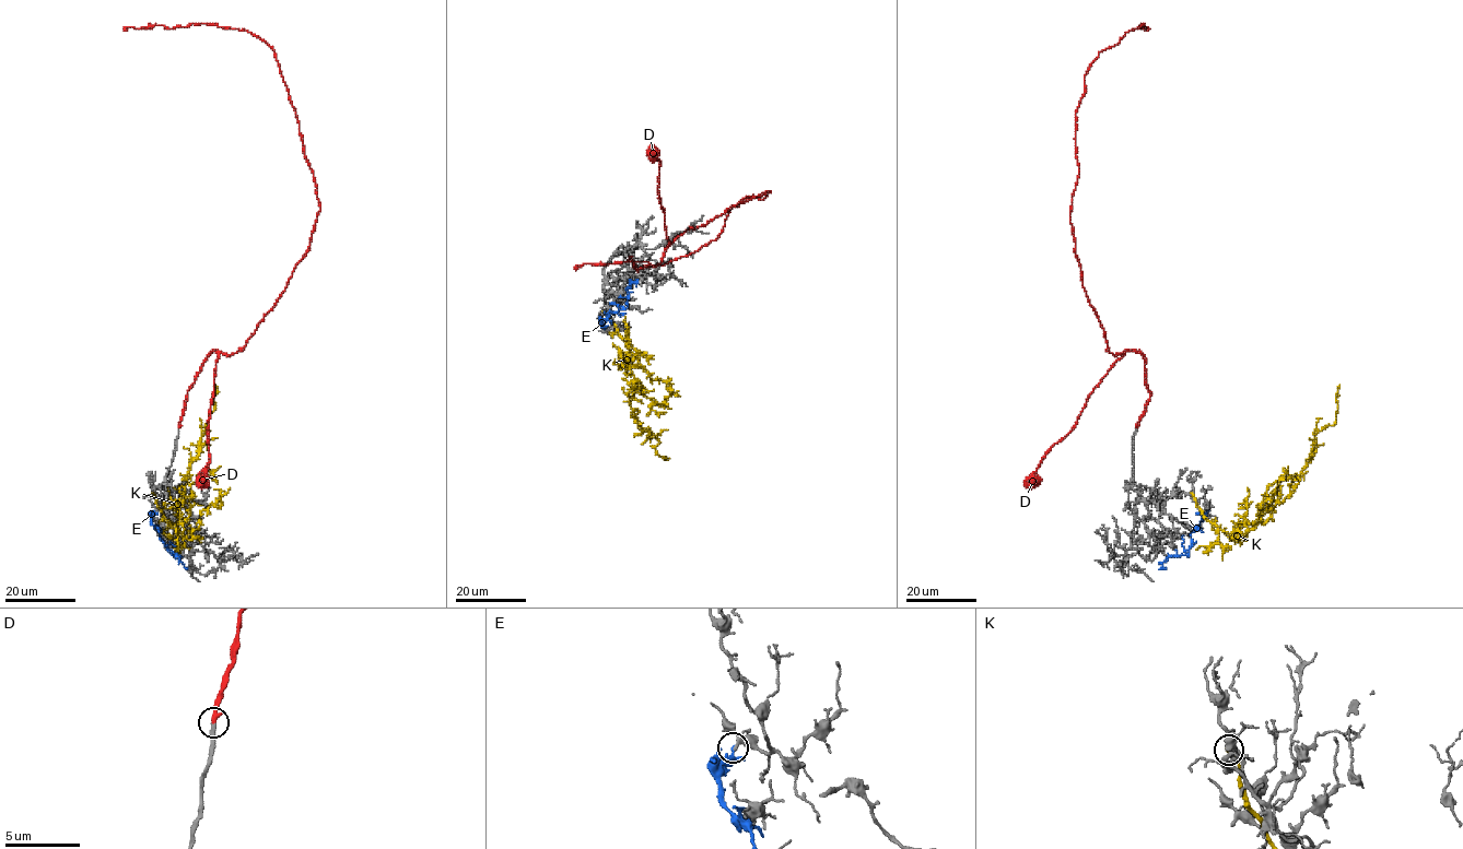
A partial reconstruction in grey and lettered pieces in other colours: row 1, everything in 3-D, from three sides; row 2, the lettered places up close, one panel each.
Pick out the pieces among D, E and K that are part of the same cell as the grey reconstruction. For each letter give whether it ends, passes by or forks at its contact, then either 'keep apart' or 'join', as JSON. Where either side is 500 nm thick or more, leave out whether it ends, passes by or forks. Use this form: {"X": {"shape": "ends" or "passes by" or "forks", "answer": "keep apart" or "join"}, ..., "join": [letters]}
{"D": {"shape": "ends", "answer": "join"}, "E": {"shape": "passes by", "answer": "keep apart"}, "K": {"shape": "ends", "answer": "keep apart"}, "join": ["D"]}

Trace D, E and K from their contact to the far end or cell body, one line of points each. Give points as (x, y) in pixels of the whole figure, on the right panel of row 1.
D: (1136, 427), (1149, 398), (1145, 357), (1107, 349), (1069, 215), (1085, 75), (1099, 52), (1140, 23), (1148, 28)
E: (1207, 510), (1190, 534), (1189, 553), (1170, 555), (1161, 566), (1166, 568)
K: (1191, 493), (1204, 517), (1222, 531), (1263, 523), (1299, 482), (1315, 449), (1315, 434), (1335, 422), (1338, 385)

